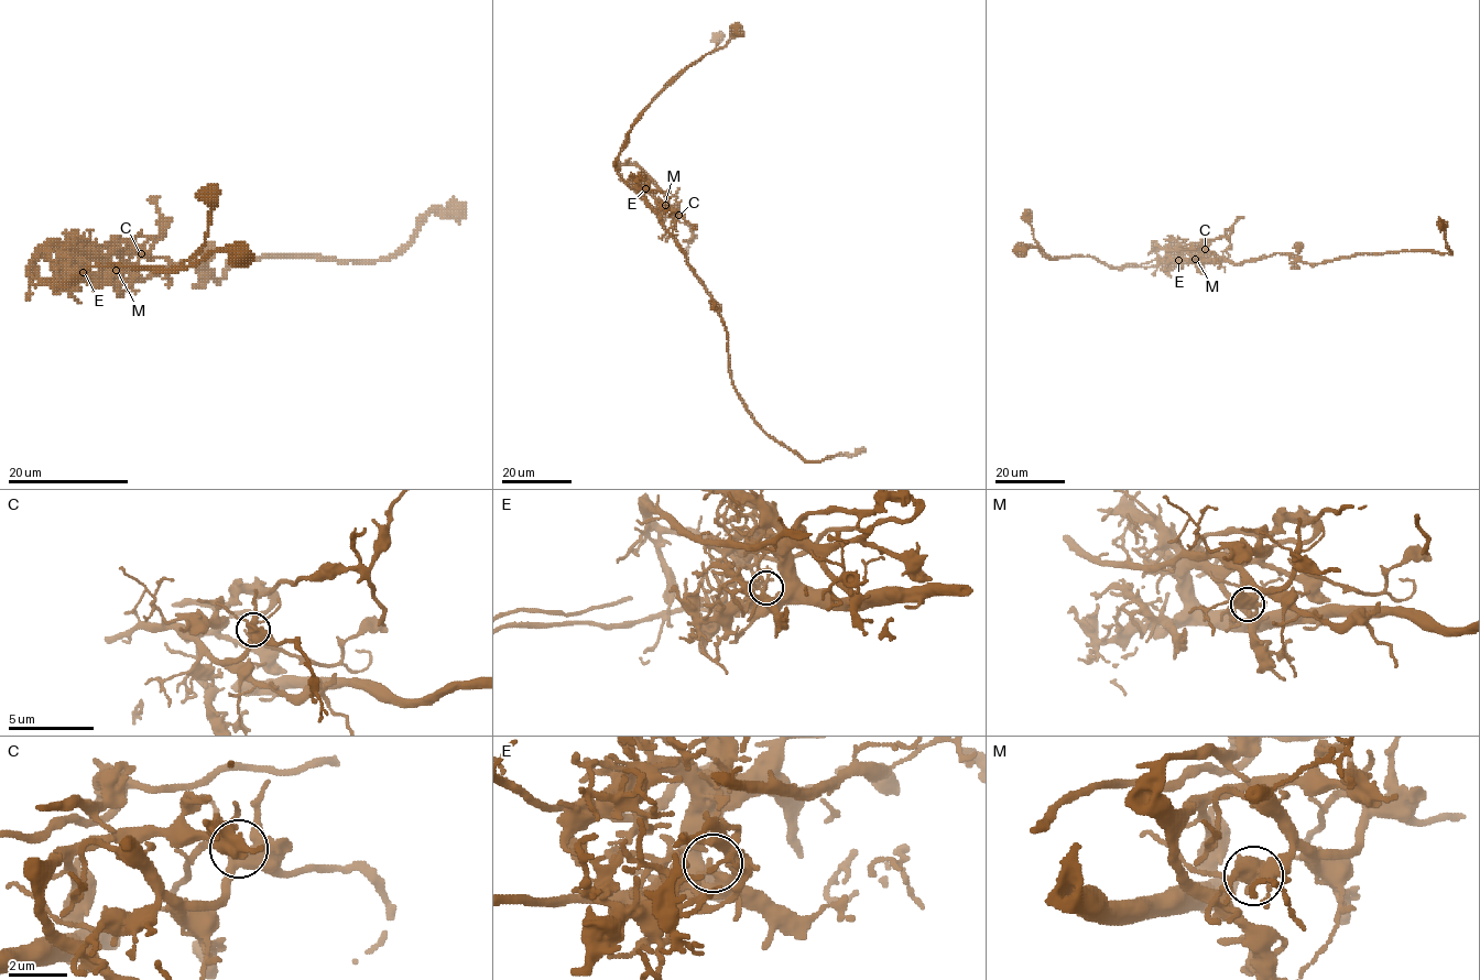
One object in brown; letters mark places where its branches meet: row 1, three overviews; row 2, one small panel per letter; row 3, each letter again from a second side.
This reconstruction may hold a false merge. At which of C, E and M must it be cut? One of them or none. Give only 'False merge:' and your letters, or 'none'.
False merge: M

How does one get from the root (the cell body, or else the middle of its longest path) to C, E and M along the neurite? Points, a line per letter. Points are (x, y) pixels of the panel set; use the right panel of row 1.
C: (1020, 248), (1036, 247), (1046, 258), (1092, 257), (1118, 268), (1178, 263), (1184, 251), (1196, 260), (1205, 249)
E: (1020, 248), (1018, 246), (1036, 247), (1046, 258), (1092, 257), (1118, 268), (1175, 263), (1178, 260)
M: (1020, 248), (1018, 246), (1036, 247), (1046, 258), (1092, 257), (1118, 268), (1178, 263), (1184, 251), (1195, 259)

